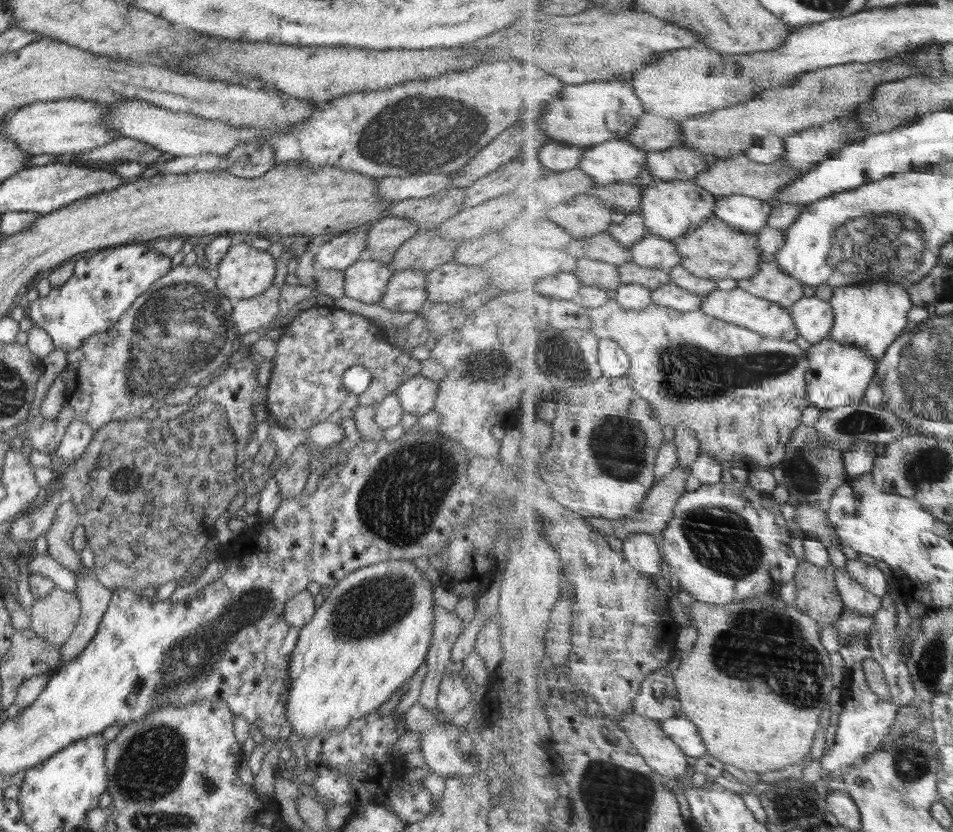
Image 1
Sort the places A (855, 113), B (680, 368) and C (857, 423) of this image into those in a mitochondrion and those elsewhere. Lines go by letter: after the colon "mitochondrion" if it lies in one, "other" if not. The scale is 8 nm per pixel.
A: other
B: mitochondrion
C: mitochondrion

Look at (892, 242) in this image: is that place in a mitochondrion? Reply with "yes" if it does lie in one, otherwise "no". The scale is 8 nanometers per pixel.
yes

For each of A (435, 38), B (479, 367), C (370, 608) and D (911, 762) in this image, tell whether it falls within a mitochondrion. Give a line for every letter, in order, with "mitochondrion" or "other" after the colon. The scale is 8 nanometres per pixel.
A: other
B: mitochondrion
C: mitochondrion
D: mitochondrion

